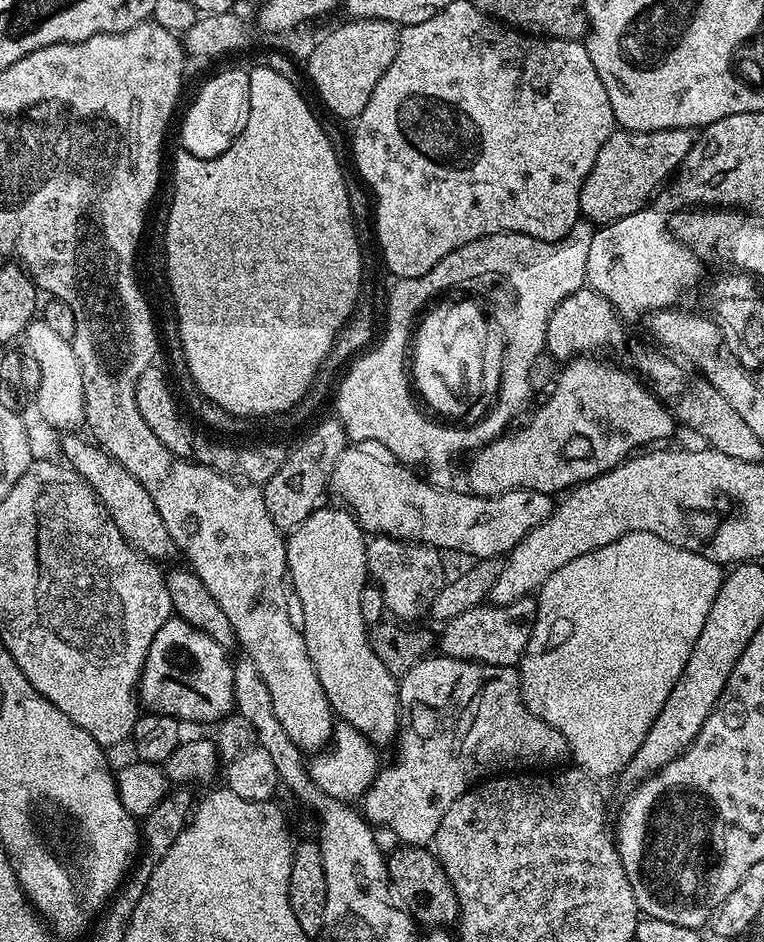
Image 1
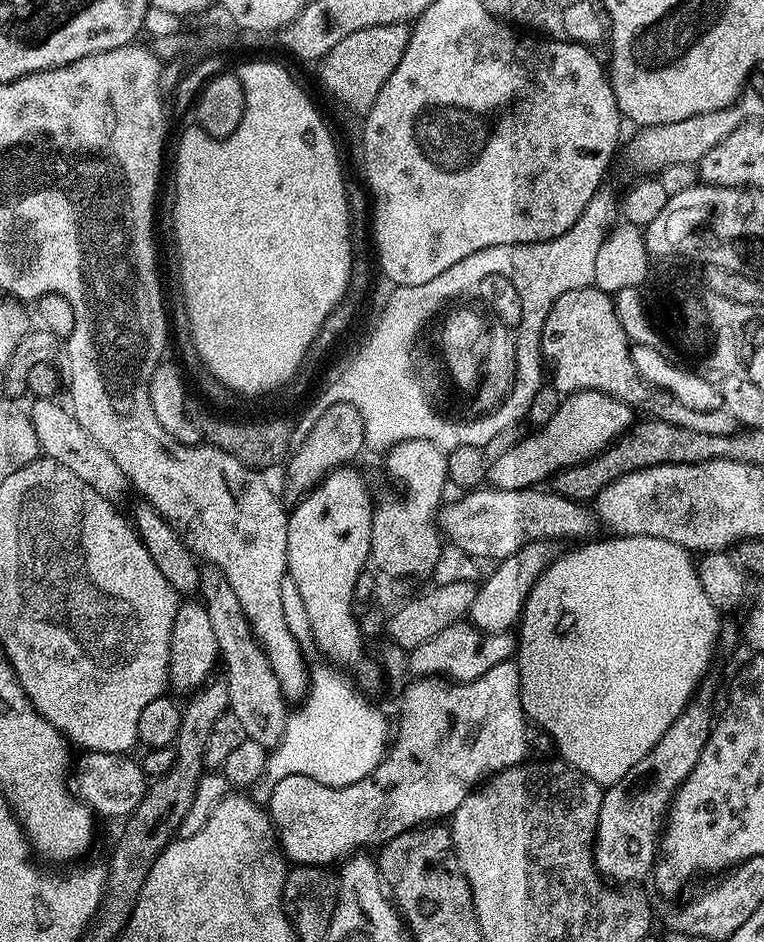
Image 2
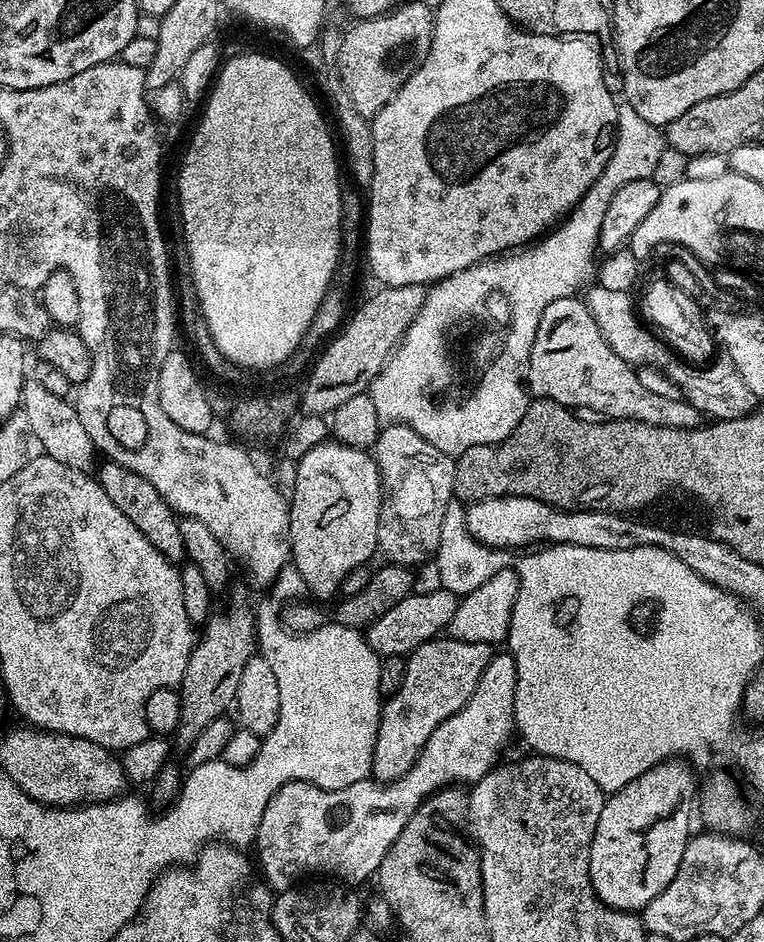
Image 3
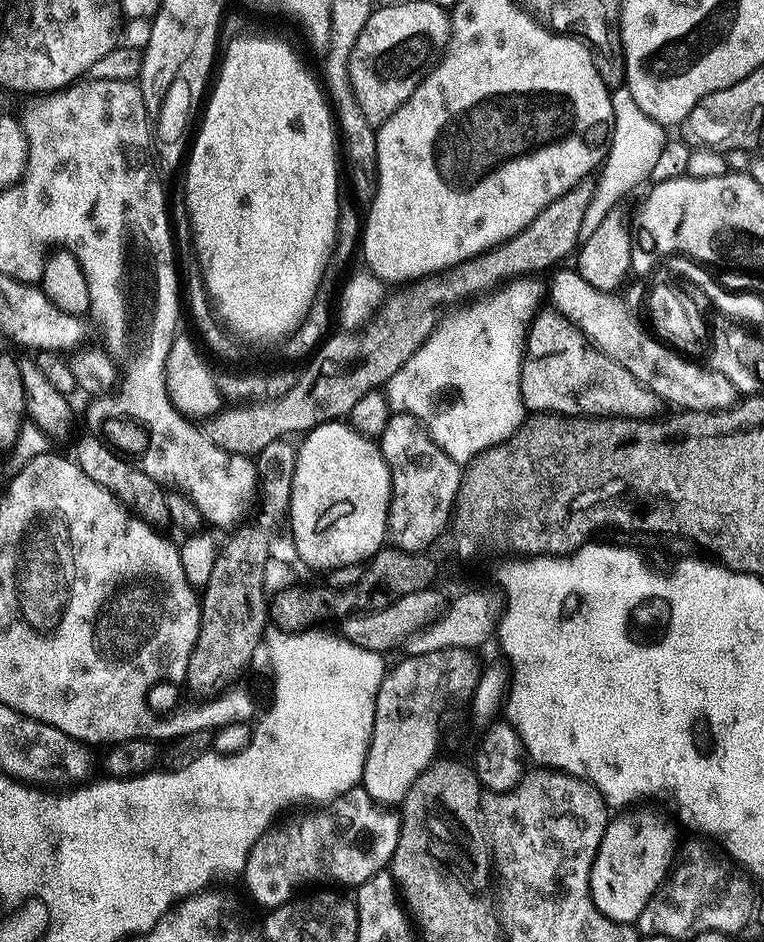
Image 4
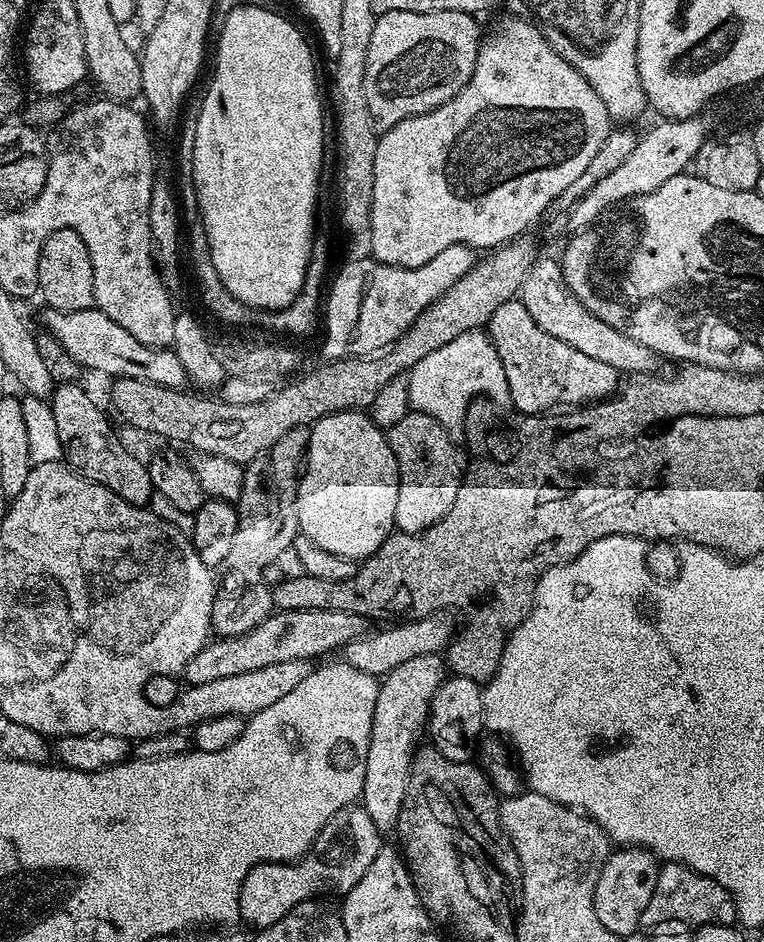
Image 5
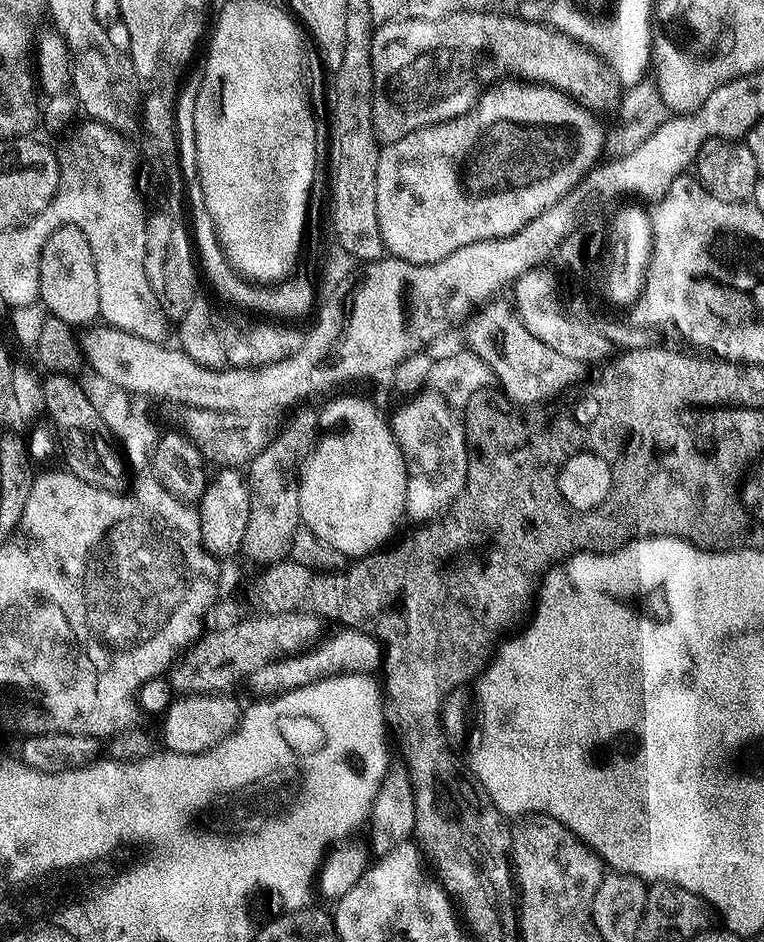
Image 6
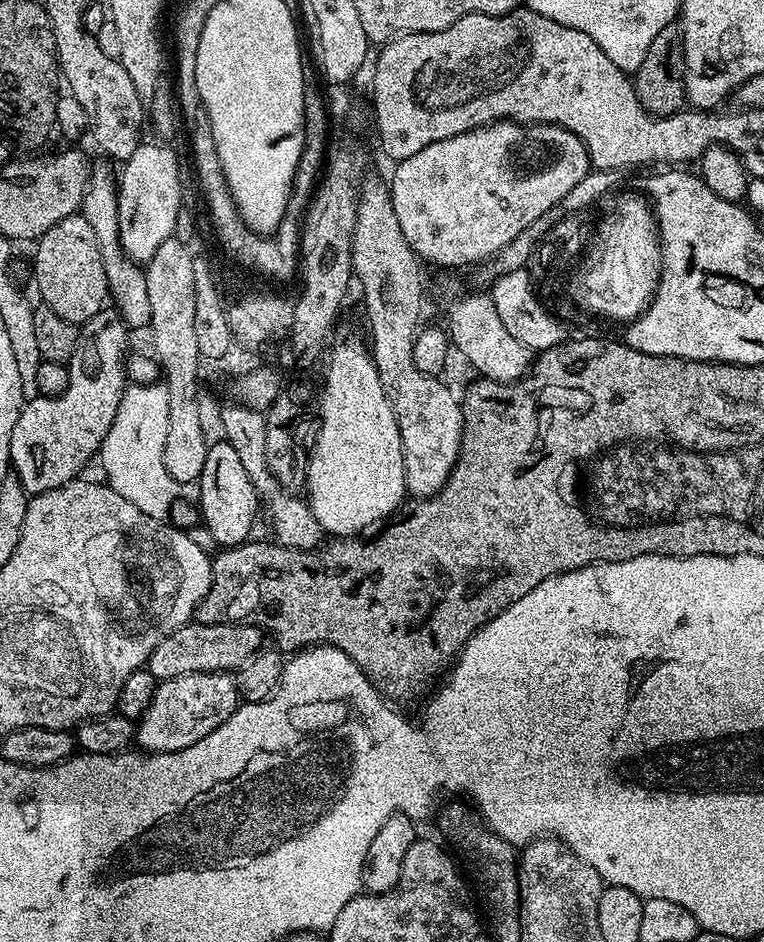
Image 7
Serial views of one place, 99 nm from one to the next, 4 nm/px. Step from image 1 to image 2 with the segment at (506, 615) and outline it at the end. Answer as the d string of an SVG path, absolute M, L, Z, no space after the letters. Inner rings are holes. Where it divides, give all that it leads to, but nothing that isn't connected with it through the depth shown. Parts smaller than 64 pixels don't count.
M461 622L446 626L446 630L442 630L442 634L434 634L430 642L422 642L422 646L411 649L408 652L410 673L416 678L447 678L465 684L486 674L486 670L494 670L494 666L512 660L517 647L517 637L511 631L480 632L471 622Z

